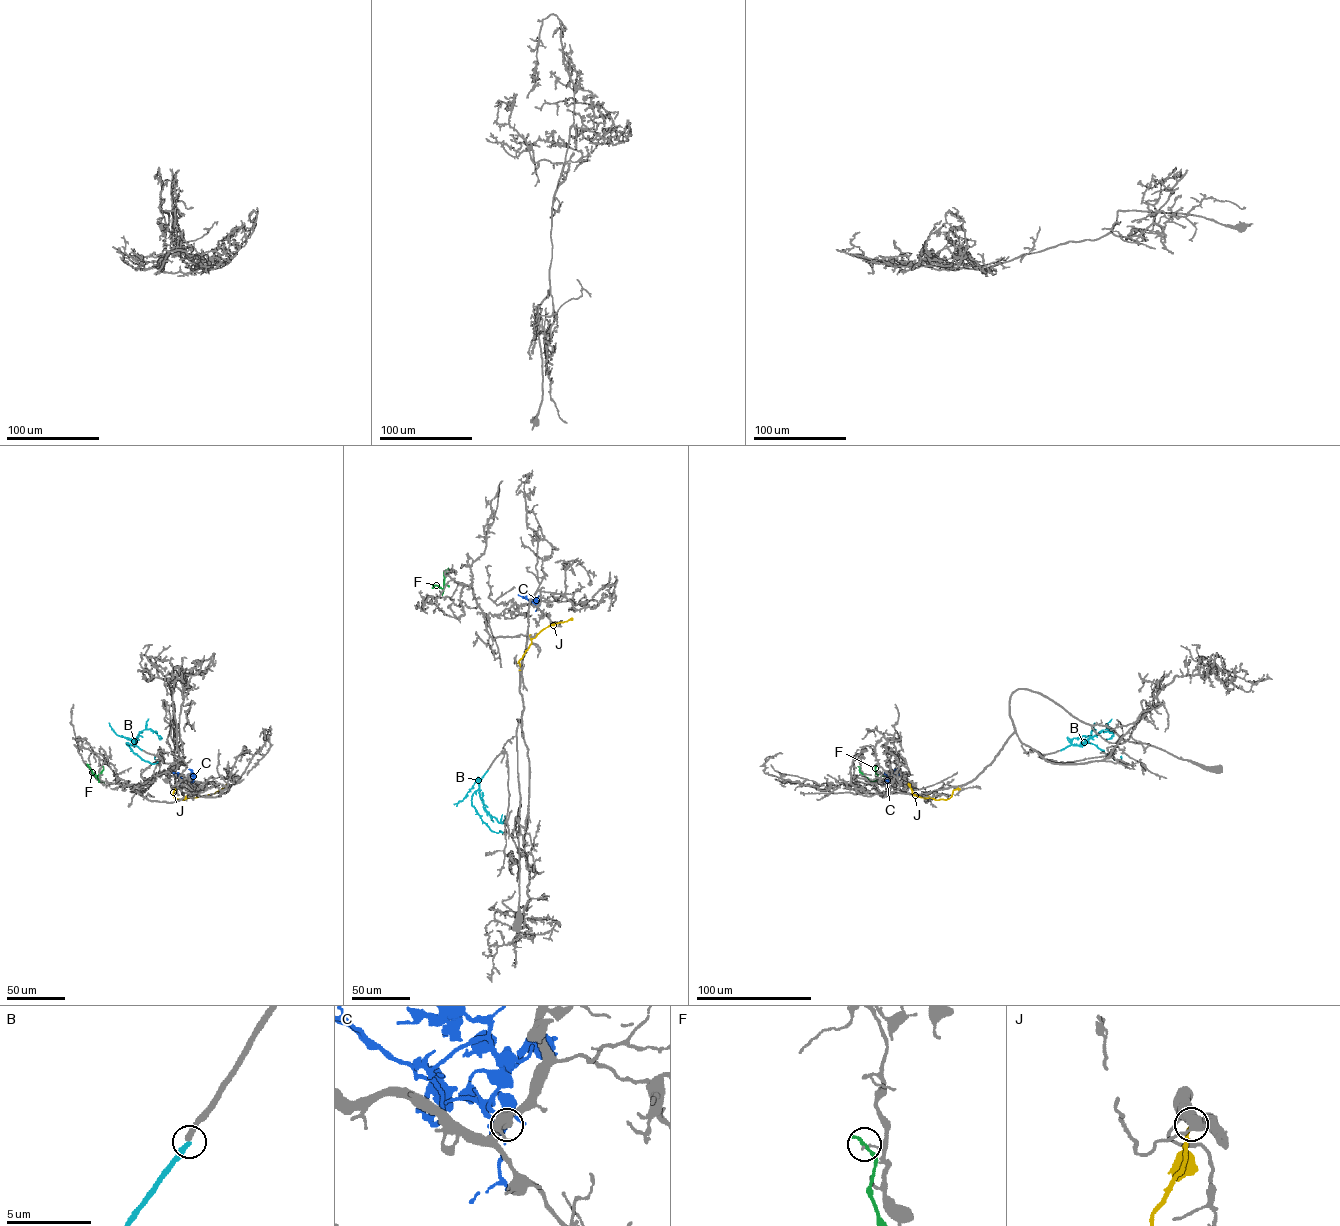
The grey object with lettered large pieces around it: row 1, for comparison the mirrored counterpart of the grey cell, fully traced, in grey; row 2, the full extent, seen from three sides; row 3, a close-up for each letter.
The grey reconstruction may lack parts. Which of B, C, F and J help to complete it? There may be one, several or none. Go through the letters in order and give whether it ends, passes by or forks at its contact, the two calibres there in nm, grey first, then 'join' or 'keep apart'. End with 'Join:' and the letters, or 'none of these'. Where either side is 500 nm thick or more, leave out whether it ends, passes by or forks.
B: it ends there; 320 nm thick on the grey side, 320 nm on the other; join
C: it ends there; 420 nm thick on the grey side, 200 nm on the other; keep apart
F: it ends there; 110 nm thick on the grey side, 240 nm on the other; keep apart
J: 600 nm thick on the grey side, 240 nm on the other; keep apart
Join: B

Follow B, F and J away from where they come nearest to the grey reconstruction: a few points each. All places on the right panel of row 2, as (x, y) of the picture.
B: (1060, 750), (1072, 744), (1090, 743), (1123, 764), (1121, 755)
F: (859, 767), (860, 771), (873, 781), (878, 779), (875, 769), (877, 764)
J: (957, 787), (950, 798), (935, 800), (915, 795), (908, 783)

